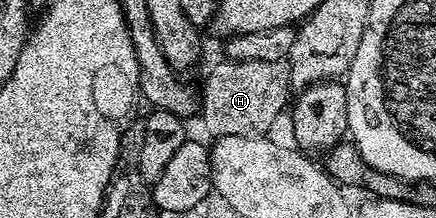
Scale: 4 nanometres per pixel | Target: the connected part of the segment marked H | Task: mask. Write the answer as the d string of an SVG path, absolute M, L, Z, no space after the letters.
M220 61L209 71L205 79L205 88L199 91L199 119L205 122L205 127L211 136L220 137L230 135L231 137L251 138L253 136L264 136L273 127L273 122L281 115L281 110L286 110L290 102L291 84L289 81L289 68L284 62L275 61Z

